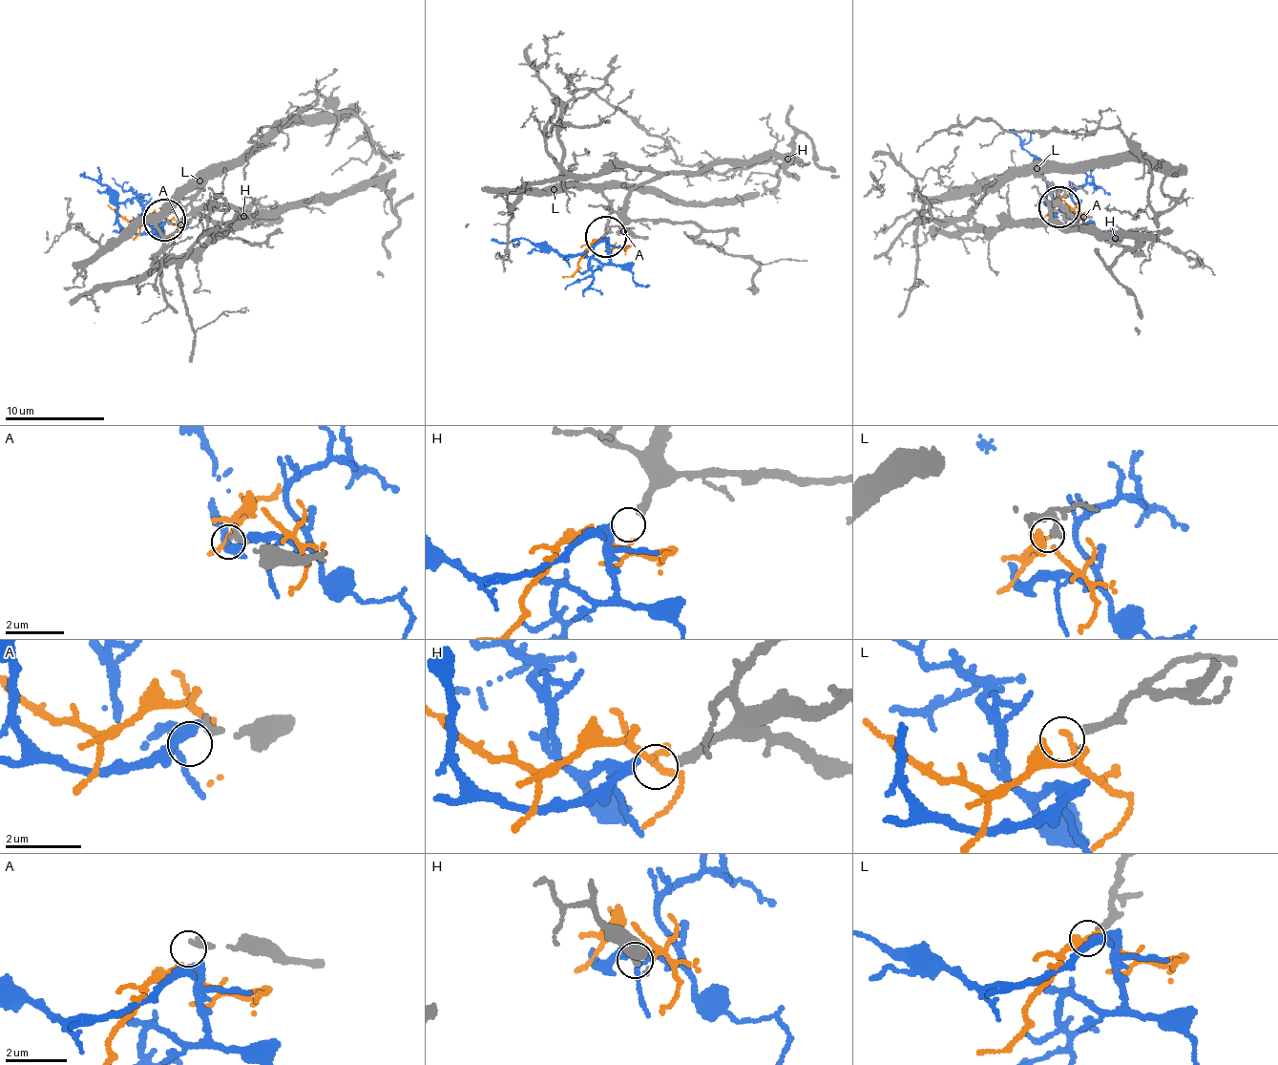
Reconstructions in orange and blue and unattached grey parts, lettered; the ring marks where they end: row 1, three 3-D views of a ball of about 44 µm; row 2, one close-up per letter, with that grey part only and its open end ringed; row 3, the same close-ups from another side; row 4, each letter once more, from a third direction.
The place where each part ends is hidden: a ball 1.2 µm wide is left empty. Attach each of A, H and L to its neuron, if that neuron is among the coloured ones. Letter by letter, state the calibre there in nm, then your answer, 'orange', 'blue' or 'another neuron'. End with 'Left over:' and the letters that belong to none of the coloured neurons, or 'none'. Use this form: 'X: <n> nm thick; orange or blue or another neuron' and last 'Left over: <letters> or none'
A: 190 nm thick; another neuron
H: 220 nm thick; blue
L: 150 nm thick; orange
Left over: A

